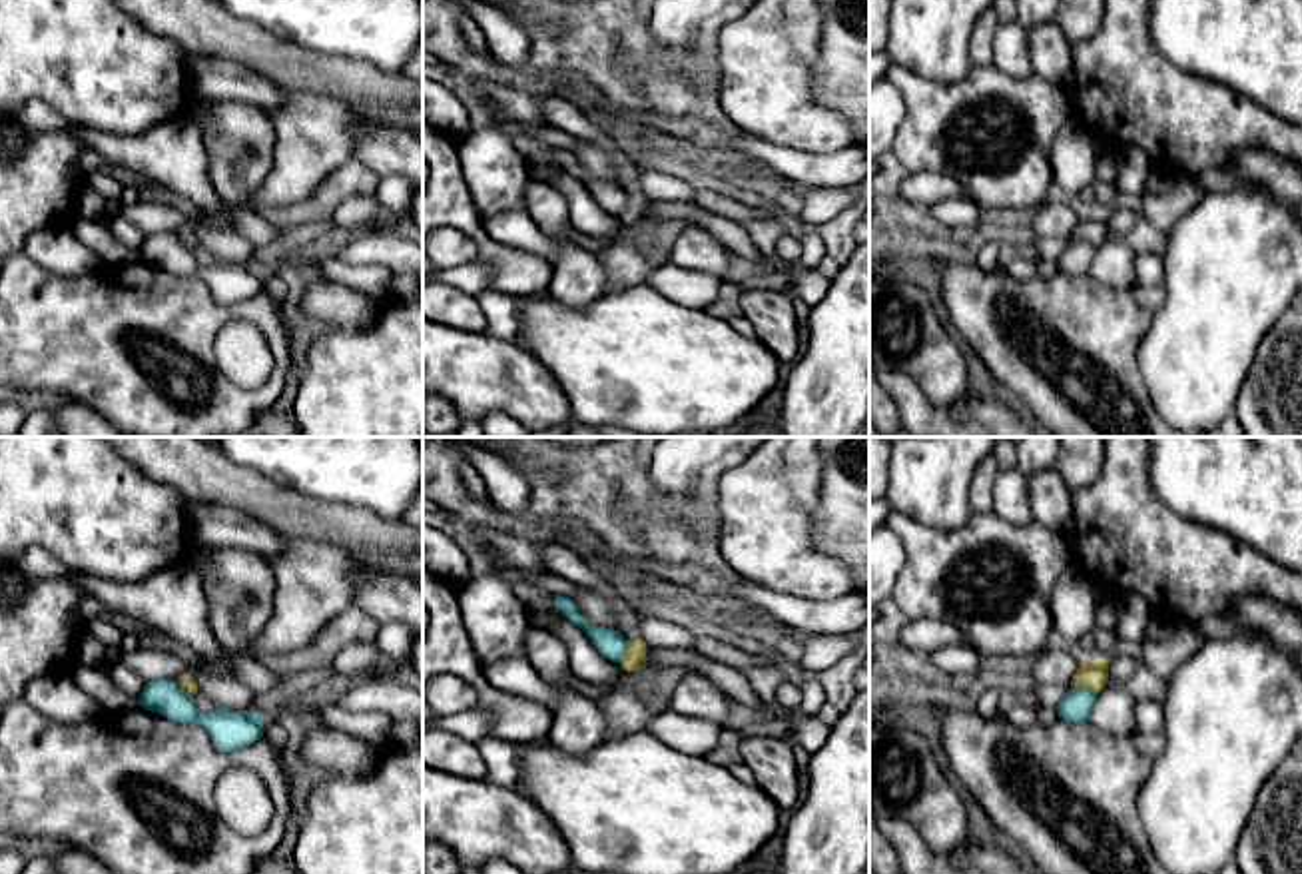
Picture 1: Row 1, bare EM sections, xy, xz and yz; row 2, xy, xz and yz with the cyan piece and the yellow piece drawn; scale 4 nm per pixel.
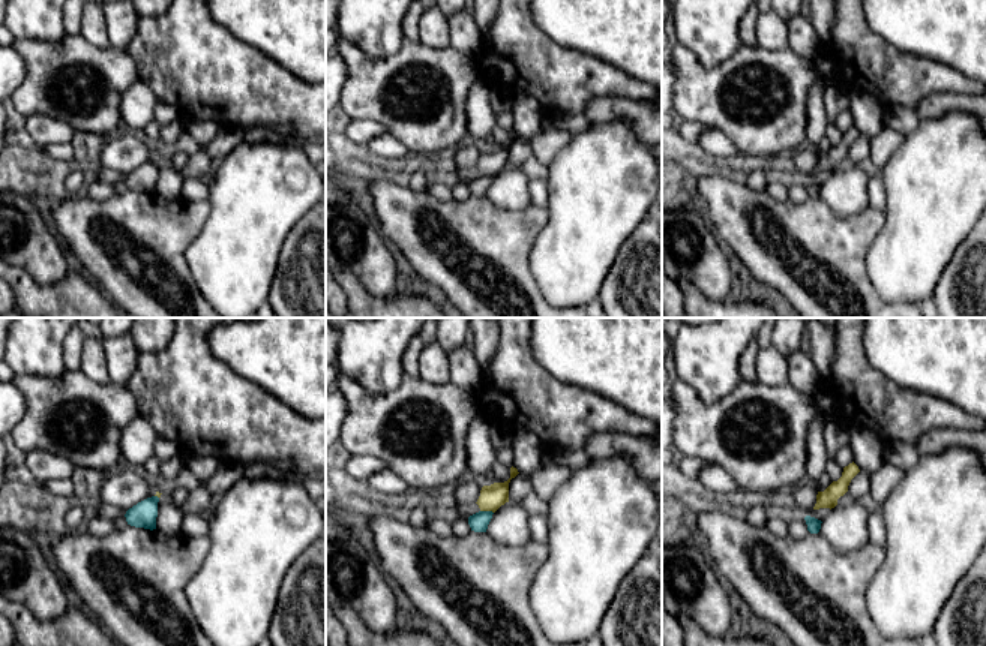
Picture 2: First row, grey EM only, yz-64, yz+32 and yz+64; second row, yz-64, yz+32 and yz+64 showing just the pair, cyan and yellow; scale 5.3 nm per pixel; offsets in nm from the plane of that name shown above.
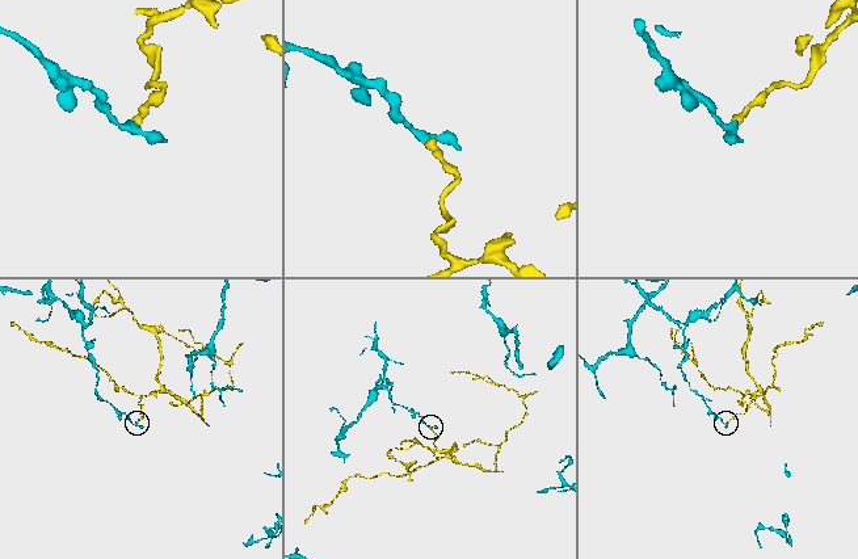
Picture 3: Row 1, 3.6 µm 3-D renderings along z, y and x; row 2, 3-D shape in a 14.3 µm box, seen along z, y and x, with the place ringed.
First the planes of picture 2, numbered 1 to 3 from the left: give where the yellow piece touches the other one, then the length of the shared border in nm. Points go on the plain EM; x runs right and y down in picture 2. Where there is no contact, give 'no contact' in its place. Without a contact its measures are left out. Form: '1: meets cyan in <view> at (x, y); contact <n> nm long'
1: meets cyan in yz-64 at (156, 161); contact 30 nm long
2: meets cyan in yz+32 at (486, 176); contact 70 nm long
3: no contact

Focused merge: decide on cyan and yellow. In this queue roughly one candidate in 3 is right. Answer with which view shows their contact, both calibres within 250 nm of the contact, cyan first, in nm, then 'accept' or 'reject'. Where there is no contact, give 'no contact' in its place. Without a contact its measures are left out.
meets cyan in yz; 130 nm thick on the cyan side, 130 nm on the other; reject

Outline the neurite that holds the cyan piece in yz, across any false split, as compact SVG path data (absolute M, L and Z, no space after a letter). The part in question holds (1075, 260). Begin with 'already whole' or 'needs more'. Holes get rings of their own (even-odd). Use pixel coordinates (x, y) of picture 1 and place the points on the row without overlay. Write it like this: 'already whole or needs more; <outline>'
already whole; M1071 239L1071 243L1055 259L1059 265L1059 271L1067 275L1087 275L1095 249L1097 247L1087 241Z

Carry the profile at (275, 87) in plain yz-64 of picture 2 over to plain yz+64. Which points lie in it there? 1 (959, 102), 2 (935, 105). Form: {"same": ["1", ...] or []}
{"same": []}

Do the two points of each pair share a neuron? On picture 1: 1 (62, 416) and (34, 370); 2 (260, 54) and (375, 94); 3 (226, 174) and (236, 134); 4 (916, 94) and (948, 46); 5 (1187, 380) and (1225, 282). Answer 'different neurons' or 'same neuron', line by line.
1: different neurons
2: same neuron
3: same neuron
4: different neurons
5: same neuron

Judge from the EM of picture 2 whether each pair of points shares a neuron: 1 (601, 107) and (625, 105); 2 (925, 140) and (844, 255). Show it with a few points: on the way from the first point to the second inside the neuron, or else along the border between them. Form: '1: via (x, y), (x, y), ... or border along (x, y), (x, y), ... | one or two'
1: via (607, 107), (619, 107) | one
2: border along (884, 212), (883, 228), (871, 245) | two

